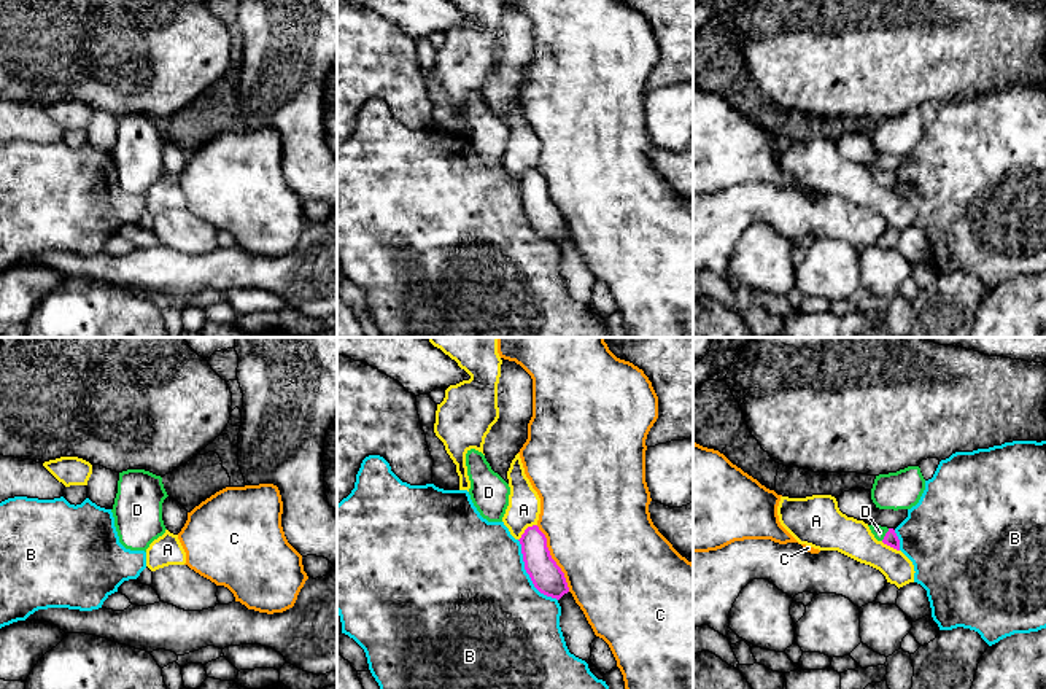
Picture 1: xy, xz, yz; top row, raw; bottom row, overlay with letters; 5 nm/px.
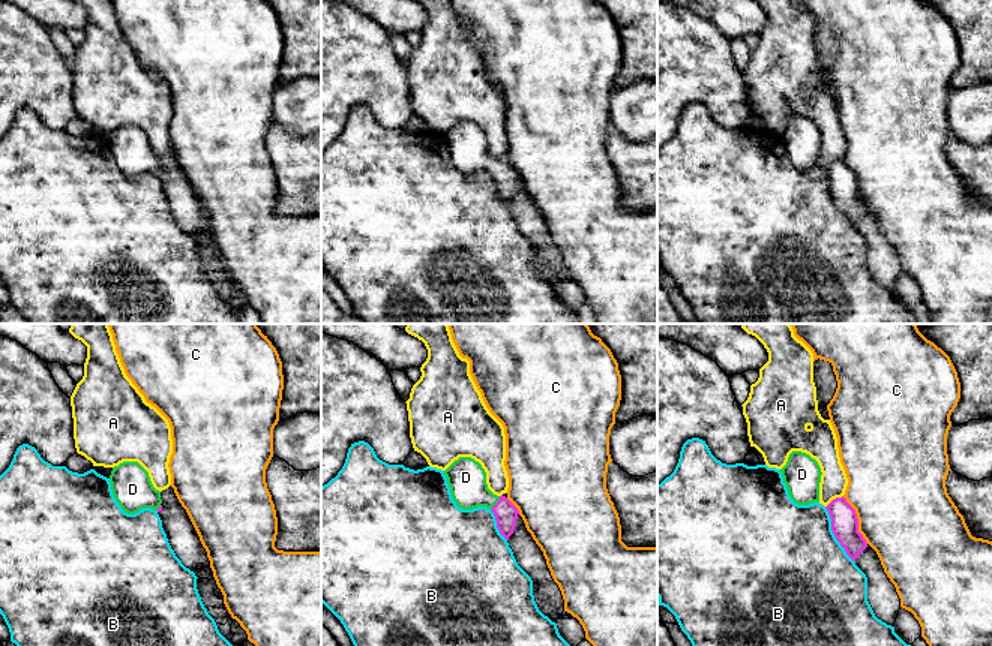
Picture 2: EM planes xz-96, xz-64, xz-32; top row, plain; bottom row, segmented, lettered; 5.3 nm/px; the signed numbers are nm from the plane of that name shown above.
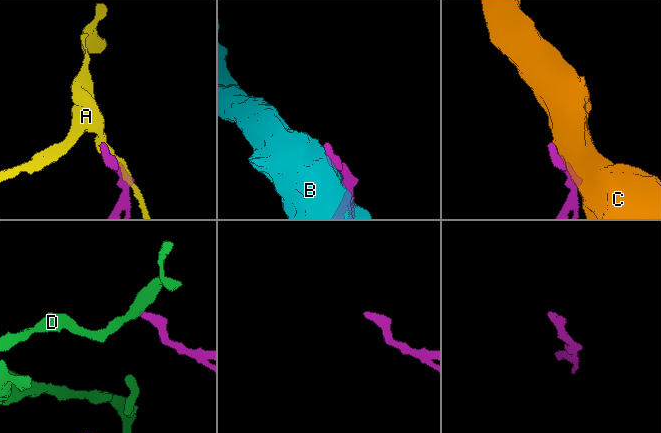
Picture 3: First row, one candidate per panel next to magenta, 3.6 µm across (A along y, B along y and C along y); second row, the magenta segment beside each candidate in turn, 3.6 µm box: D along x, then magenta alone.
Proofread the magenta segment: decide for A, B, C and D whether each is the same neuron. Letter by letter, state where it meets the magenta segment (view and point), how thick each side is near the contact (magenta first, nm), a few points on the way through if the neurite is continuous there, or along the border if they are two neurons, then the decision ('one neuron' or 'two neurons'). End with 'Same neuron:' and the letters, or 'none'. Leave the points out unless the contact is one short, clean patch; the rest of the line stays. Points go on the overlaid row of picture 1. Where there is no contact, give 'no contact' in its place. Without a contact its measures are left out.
A: contact xz (525, 530); calibres 160 and 170 nm; two neurons
B: contact xz (528, 573); calibres 160 and 500 nm; two neurons
C: contact xz (552, 559); calibres 160 and 480 nm; border xz (536, 525), (544, 535), (549, 554), (563, 573), (569, 591); two neurons
D: contact yz (886, 535); calibres 70 and 70 nm; way yz (891, 538), (886, 535), (879, 532); one neuron
Same neuron: D

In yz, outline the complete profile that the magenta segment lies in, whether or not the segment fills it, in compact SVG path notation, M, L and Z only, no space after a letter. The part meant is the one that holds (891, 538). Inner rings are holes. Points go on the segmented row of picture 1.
M868 525L871 533L877 541L900 551L900 539L893 528L881 527L881 525Z

